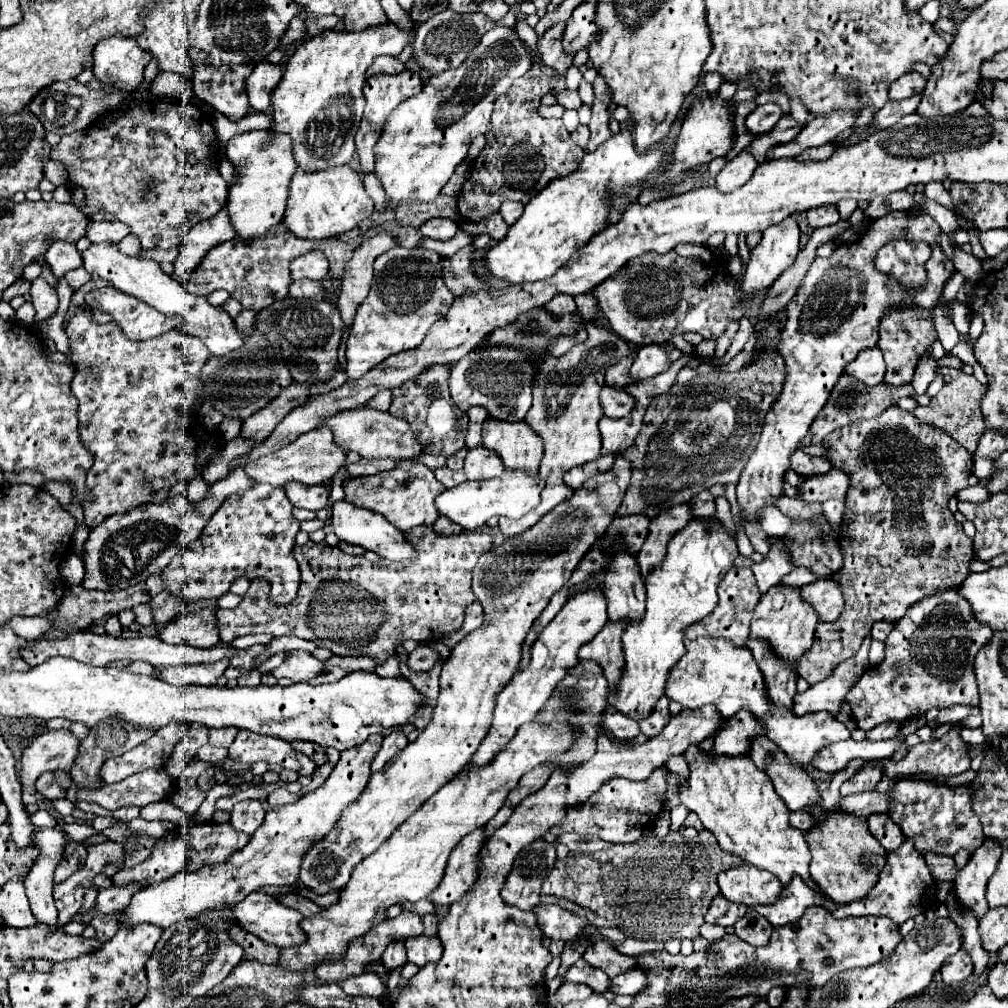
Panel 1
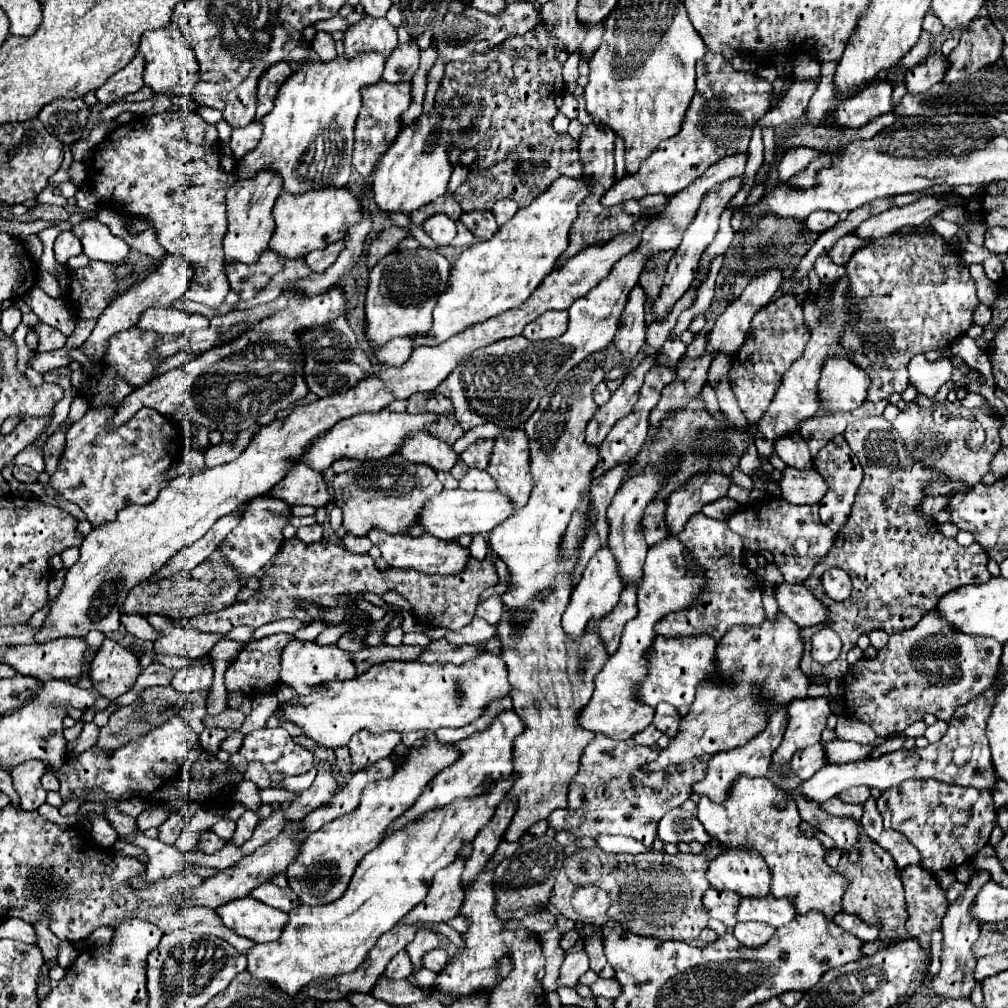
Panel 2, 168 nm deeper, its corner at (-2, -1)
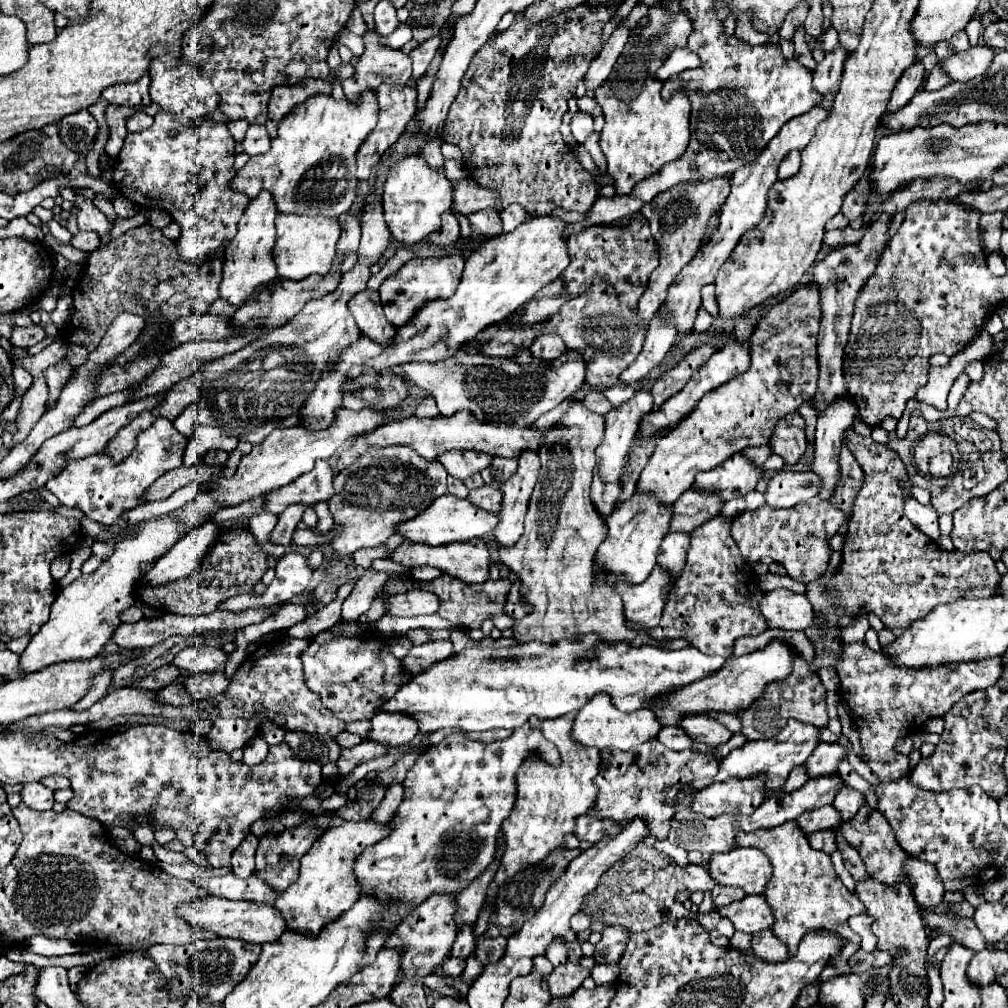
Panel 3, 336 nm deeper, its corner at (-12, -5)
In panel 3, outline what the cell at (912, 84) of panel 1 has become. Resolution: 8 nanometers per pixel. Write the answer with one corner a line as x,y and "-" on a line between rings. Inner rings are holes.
977,44
961,54
951,56
943,62
943,70
947,76
951,76
955,82
969,82
975,76
981,76
987,72
995,56
995,50
991,50
985,44

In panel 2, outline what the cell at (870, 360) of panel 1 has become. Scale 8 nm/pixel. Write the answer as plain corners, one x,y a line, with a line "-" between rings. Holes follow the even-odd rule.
829,358
819,380
821,406
829,410
855,410
867,398
871,378
857,364
843,358

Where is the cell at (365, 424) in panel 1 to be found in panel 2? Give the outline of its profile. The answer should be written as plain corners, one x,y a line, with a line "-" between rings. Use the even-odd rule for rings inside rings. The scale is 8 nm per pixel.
415,432
409,434
401,446
399,446
399,456
403,456
409,462
415,464
427,464
433,470
451,470
453,464
457,462
457,454
453,448
429,432

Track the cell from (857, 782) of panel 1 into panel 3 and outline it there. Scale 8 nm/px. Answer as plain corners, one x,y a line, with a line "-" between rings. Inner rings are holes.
841,786
837,792
837,798
833,800
833,806
841,814
841,822
849,822
863,804
865,804
863,794
851,786

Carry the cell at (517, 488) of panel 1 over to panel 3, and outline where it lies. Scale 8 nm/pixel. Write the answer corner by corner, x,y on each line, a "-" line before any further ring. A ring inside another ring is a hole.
451,494
439,496
427,510
417,514
411,520
397,524
397,534
411,544
429,544
429,546
445,546
451,542
467,542
471,538
481,538
489,534
497,526
495,514
485,514
485,510
473,506
469,500
459,500

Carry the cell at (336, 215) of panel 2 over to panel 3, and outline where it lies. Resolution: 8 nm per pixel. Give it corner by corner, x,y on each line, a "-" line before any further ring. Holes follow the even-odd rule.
279,214
275,220
277,240
273,246
273,260
277,264
277,274
287,280
301,280
309,274
327,274
335,258
335,246
341,236
341,226
337,220
305,218
295,214

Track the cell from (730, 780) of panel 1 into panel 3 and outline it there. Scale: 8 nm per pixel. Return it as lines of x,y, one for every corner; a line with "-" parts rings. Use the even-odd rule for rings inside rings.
785,822
773,830
741,832
741,834
737,834
735,846
759,848
771,860
773,876
771,876
771,884
765,886
763,896
769,902
773,916
775,916
775,924
771,926
771,932
781,942
785,942
789,958
795,956
797,944
801,942
801,938
807,932
827,930
827,932
837,934
845,942
841,946
841,952
837,956
829,958
827,966
837,968
839,976
851,974
849,958
859,950
861,938
857,938
857,934
849,928
847,918
853,914
863,914
865,906
855,894
851,894
843,886
839,876
835,874
829,854
821,854
819,850
813,850
807,842
807,836
799,830
799,826
795,822

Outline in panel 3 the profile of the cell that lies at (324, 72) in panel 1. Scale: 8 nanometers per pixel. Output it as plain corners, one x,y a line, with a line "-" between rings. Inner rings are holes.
367,92
357,104
347,100
335,102
333,96
323,94
313,96
283,118
279,134
271,142
271,150
249,158
249,162
235,172
229,186
233,192
243,192
251,200
261,190
271,192
281,214
339,218
355,200
357,178
353,158
373,130
375,120
375,92

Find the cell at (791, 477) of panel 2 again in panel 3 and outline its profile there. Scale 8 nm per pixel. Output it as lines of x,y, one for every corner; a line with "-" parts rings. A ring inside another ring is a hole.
779,470
769,478
763,492
765,504
773,508
791,508
817,496
817,474

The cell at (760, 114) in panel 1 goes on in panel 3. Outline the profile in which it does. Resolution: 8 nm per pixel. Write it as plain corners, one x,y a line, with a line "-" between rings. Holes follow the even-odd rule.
837,44
831,52
825,54
823,62
817,64
815,86
817,86
817,90
821,90
821,94
829,96
833,92
833,86
839,84
841,74
843,74
843,62
847,56
849,56
849,52
841,44

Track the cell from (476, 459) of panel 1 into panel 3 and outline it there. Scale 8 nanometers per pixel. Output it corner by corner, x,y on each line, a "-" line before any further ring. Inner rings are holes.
483,486
483,488
477,488
477,490
471,490
467,500
491,514
499,514
501,510
501,492
495,490
495,488
489,488
489,486

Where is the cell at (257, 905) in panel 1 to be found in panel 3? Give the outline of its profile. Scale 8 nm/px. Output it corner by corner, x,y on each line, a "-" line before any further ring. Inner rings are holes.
205,896
205,898
195,898
193,902
181,904
177,908
177,914
193,928
211,930
219,934
221,938
237,938
251,944
275,942
285,932
285,920
281,918
281,914
277,914
277,910
273,910
271,904
263,904
263,902
245,902
245,900
235,902
235,900
225,900
217,896

